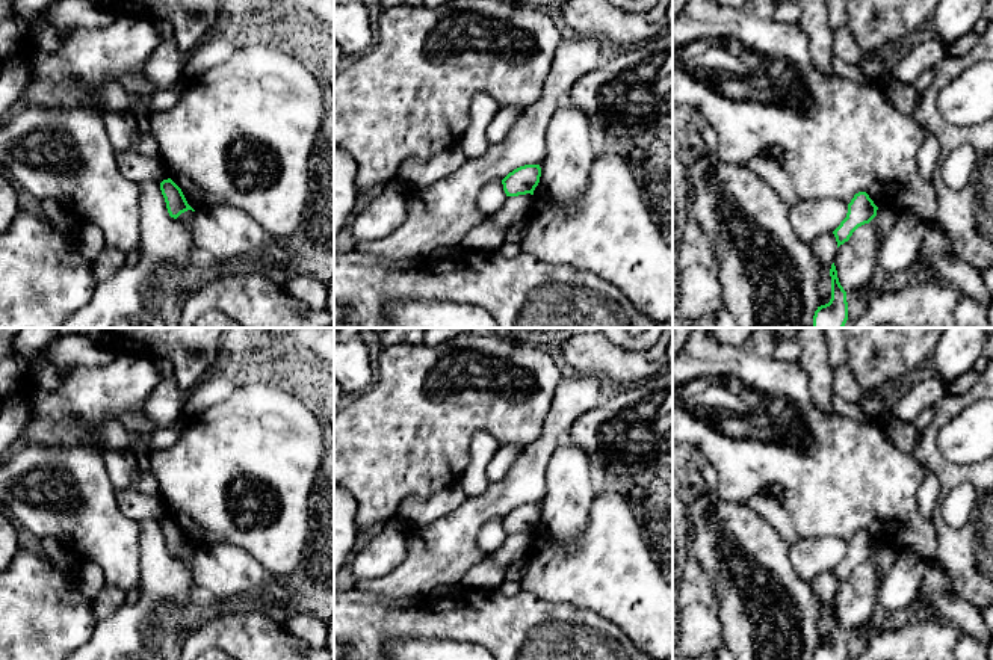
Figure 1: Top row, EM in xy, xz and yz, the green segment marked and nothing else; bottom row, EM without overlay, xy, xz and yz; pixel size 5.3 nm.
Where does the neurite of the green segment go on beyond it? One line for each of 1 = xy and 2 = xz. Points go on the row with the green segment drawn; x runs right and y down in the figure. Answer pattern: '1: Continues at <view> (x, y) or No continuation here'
1: No continuation here
2: No continuation here

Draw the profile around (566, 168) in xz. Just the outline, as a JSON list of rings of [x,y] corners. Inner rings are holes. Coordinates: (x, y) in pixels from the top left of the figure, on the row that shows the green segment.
[[[568,103],[552,115],[537,196],[570,205],[582,195],[595,159],[589,130],[585,112]]]

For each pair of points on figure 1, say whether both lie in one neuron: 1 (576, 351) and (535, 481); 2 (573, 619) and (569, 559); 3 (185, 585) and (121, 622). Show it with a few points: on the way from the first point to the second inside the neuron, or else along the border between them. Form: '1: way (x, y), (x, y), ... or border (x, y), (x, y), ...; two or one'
1: border (579, 373), (596, 376), (609, 388); two
2: border (537, 595), (593, 610), (605, 618); two
3: way (170, 585), (165, 585), (136, 613); one

